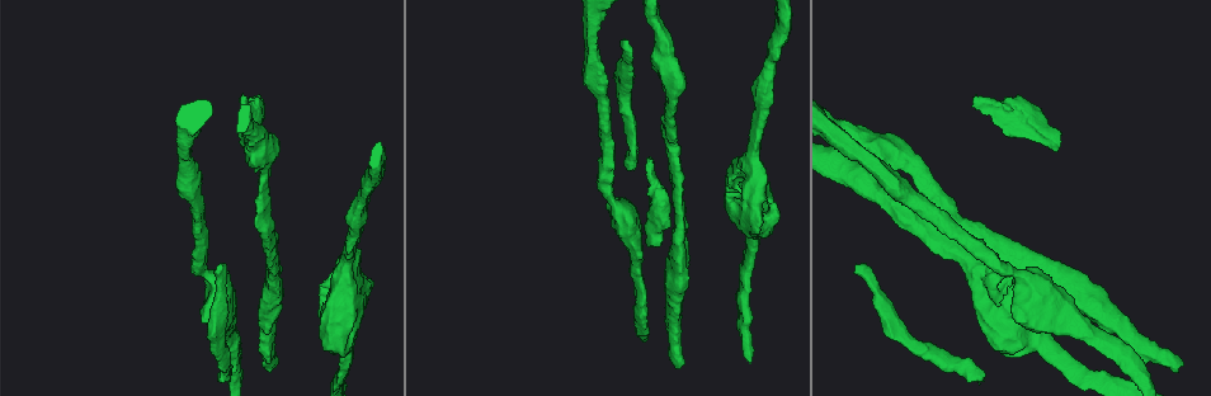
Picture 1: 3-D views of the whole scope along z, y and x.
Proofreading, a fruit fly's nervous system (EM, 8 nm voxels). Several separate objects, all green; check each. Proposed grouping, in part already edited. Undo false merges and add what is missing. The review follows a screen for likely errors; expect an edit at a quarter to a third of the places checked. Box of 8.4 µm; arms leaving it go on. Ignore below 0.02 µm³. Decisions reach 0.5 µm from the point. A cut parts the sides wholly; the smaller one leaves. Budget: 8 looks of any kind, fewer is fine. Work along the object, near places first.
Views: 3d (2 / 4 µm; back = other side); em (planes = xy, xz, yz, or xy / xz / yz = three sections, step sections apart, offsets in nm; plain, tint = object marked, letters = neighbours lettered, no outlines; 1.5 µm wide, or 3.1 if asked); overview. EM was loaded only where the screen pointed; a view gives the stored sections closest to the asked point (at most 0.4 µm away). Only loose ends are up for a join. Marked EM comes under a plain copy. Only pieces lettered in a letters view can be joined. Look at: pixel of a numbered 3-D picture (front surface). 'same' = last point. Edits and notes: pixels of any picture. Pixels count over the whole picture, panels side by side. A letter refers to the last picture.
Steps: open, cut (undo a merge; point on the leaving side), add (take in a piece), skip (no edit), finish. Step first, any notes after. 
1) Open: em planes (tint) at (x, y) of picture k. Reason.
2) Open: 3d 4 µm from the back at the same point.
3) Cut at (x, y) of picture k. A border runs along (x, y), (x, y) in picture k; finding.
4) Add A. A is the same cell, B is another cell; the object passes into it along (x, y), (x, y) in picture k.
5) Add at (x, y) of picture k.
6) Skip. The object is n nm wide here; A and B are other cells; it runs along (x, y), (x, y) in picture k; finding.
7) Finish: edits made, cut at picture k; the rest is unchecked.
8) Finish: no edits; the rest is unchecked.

Open: 3d 2 µm at (759, 178) of picture 1.

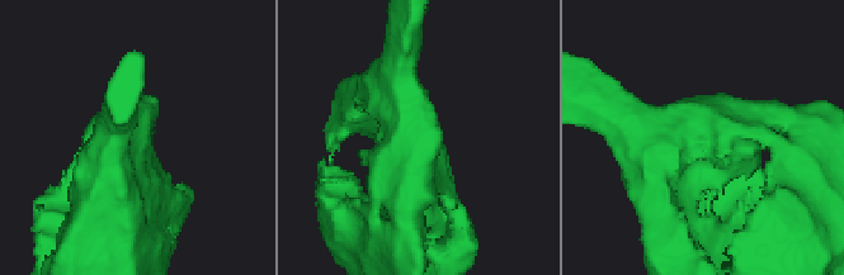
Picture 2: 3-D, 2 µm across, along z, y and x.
Open: em xy step 4 (letters) at (409, 135) of picture 2. Shape alone is not enough.

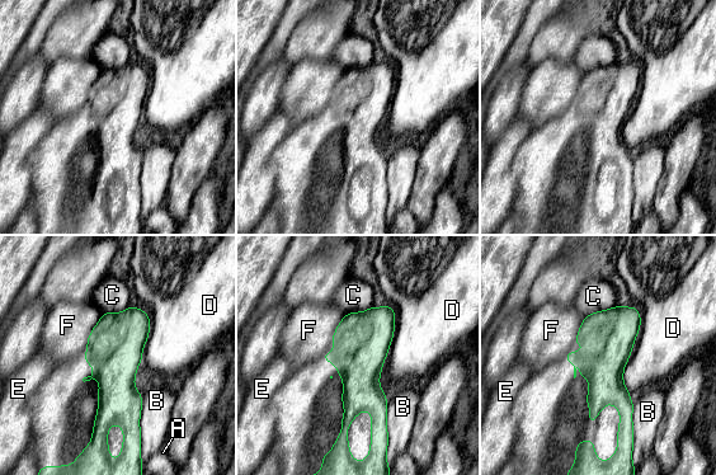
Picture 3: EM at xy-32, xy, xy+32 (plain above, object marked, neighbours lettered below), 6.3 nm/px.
Skip. The object is 360 nm wide here; A, B, C, D, E and F are other cells; a border runs along (627, 360), (623, 385), (629, 391) in picture 3; one cell here.

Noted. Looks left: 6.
Open: em planes (letters) at (1045, 346) of picture 1. Sudden change in width.

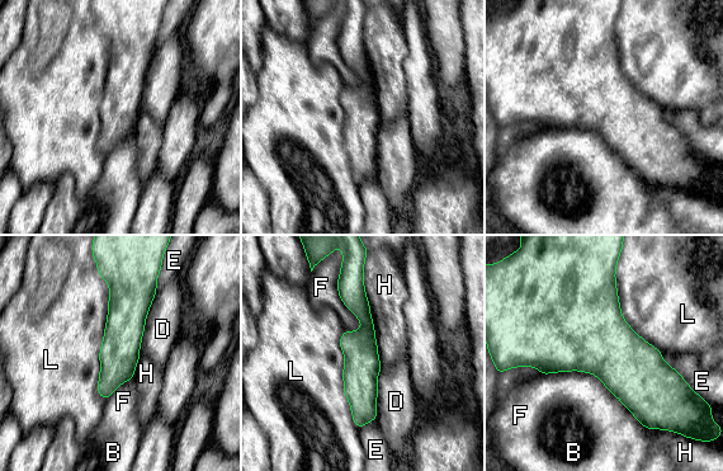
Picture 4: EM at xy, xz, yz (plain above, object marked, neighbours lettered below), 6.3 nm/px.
Skip. B, D, E, F, H and L are other cells; a border runs along (100, 277), (104, 400) in picture 4; one cell here.

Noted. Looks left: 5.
Open: 3d 4 µm at (274, 361) of picture 1. Branch stops here.

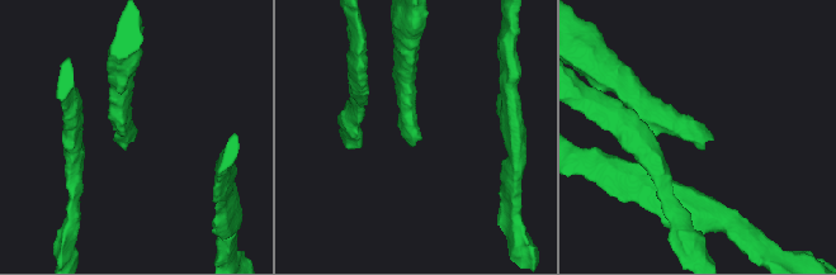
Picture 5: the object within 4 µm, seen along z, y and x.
Open: em planes (letters) at (712, 137) of picture 5. Shape alone is not enough.

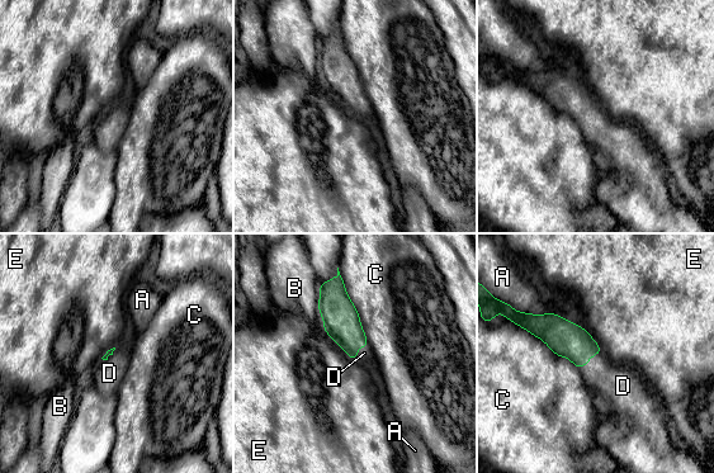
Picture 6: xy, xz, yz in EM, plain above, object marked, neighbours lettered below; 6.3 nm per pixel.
Add D. D is the same cell, A, B, C and E are other cells; the object passes into it along (566, 339), (589, 359), (618, 383) in picture 6; the cell continues.

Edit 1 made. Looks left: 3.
Finish: edits made, add at picture 6; the rest is unchecked.

